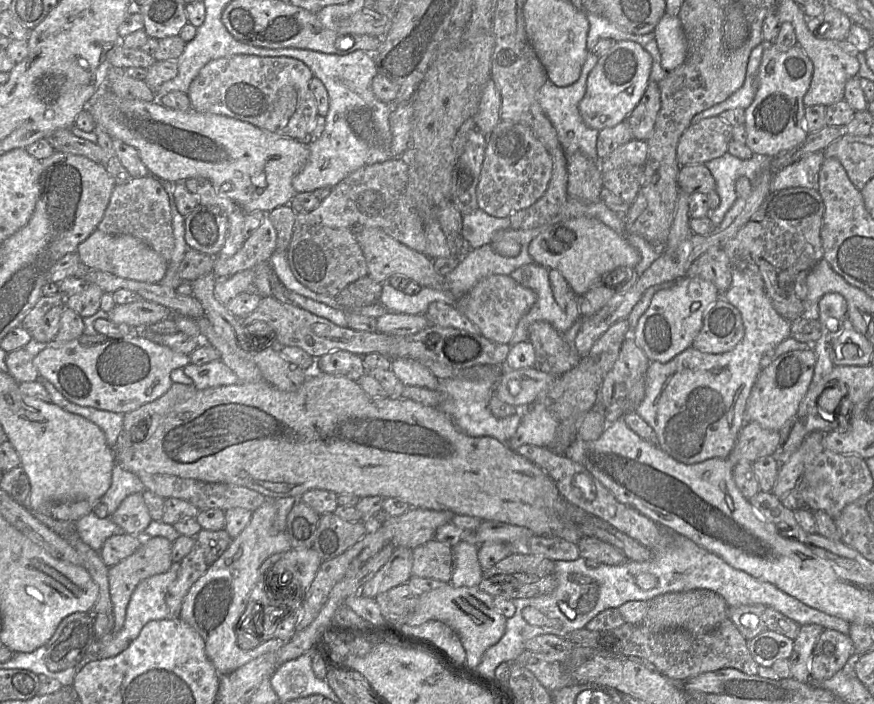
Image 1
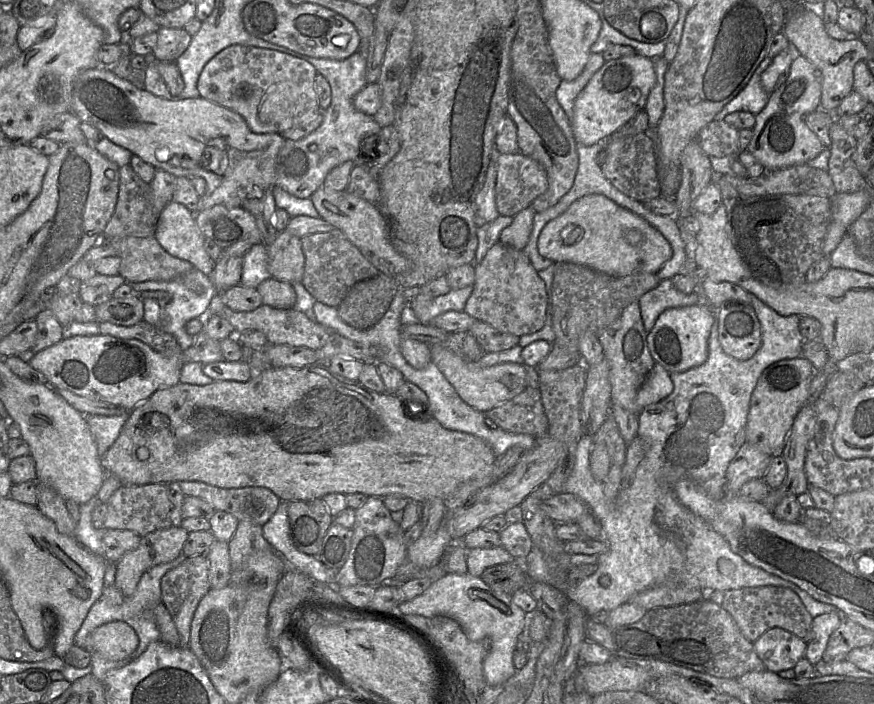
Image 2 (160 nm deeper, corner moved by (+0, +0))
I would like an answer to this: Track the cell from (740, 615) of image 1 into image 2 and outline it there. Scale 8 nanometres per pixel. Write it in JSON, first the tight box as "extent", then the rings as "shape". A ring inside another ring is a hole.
{"extent":[707,586,813,643],"shape":[[[778,586],[748,587],[735,590],[713,590],[707,593],[710,601],[726,610],[736,622],[741,634],[754,643],[766,631],[782,628],[791,632],[805,643],[813,638],[813,617],[792,590]]]}

